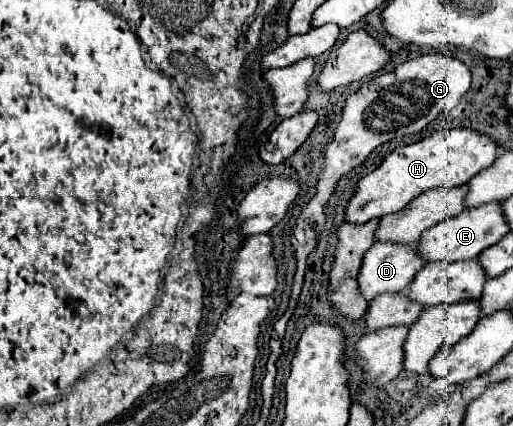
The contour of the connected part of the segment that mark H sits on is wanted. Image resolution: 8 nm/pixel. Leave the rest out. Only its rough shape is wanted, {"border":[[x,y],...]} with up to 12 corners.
{"border":[[468,128],[396,148],[362,176],[344,220],[366,224],[496,158]]}

